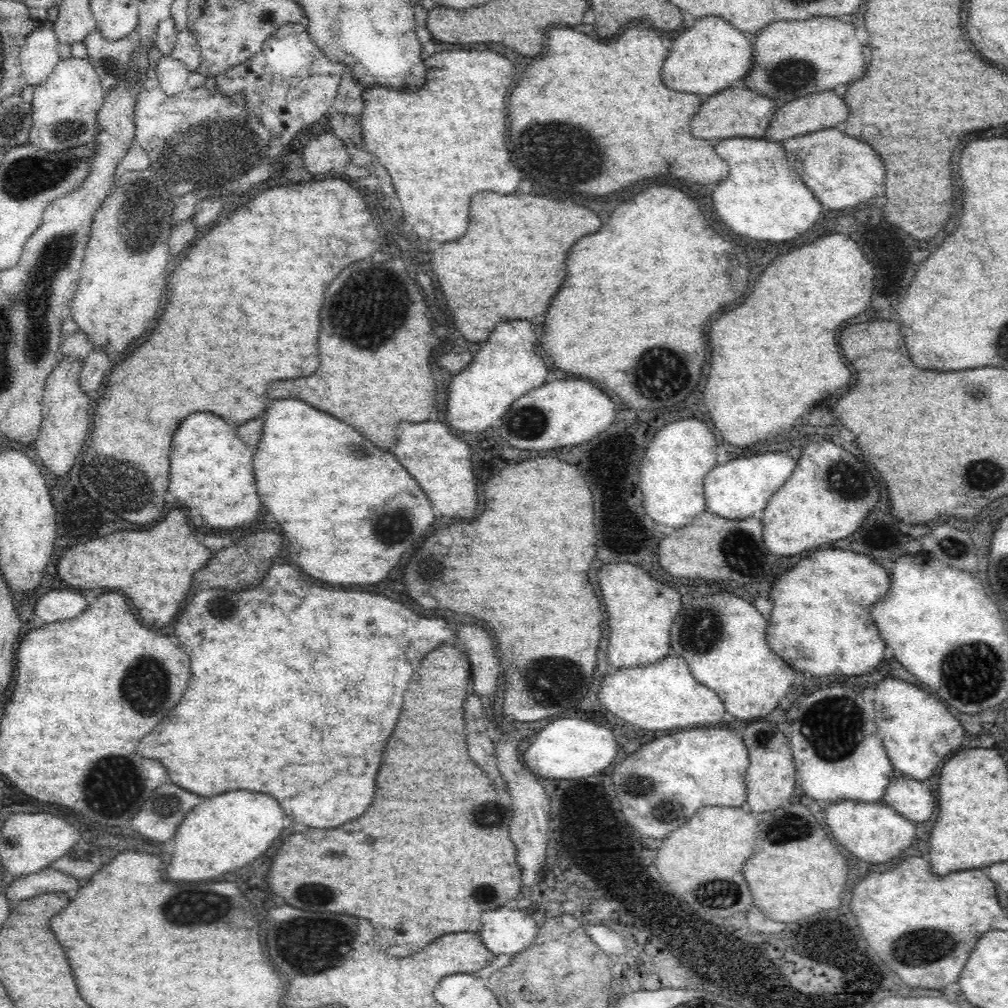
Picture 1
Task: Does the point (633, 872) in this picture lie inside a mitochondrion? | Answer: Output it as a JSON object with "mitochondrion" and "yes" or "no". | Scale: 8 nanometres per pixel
{"mitochondrion":"no"}

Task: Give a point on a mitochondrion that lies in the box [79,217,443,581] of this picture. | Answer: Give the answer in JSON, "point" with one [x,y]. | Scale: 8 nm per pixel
{"point":[374,304]}

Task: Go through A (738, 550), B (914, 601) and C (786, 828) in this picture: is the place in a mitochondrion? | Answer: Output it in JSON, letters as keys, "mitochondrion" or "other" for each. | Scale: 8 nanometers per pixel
{"A":"mitochondrion","B":"other","C":"mitochondrion"}

